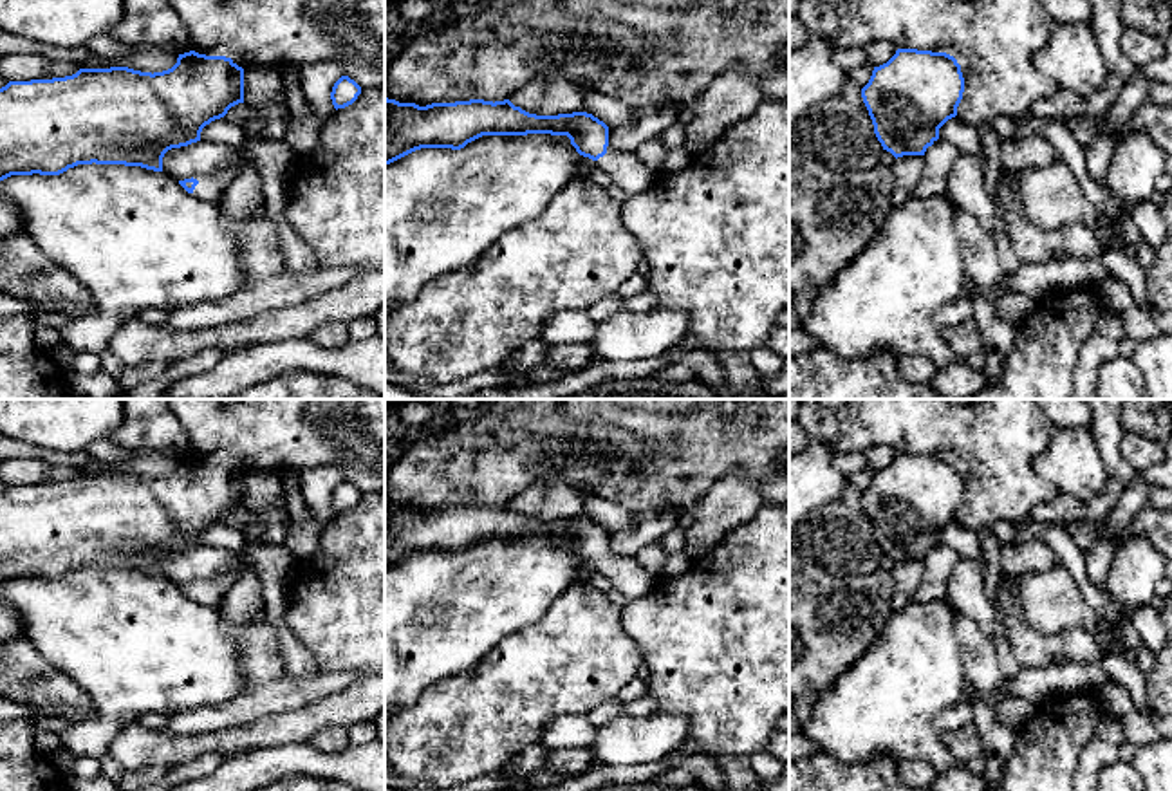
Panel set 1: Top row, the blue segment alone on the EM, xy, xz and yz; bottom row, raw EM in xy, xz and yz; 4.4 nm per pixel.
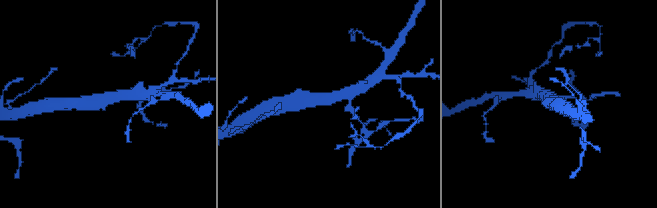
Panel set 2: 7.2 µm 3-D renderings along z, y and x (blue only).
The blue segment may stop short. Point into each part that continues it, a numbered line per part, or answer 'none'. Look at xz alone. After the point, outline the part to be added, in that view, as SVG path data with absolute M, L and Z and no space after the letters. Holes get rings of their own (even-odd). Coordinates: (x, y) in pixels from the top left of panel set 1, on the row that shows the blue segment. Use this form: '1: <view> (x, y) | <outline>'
1: xz (625, 170) | M607 146L607 154L596 161L596 166L628 197L645 193L657 177L634 152L618 152L612 146Z

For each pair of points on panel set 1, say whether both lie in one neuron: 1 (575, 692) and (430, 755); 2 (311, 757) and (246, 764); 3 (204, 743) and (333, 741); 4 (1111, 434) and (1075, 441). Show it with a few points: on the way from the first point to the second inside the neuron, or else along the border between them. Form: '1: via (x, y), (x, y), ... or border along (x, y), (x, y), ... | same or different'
1: via (539, 692), (513, 692), (495, 710), (466, 726) | same
2: via (295, 759), (262, 764) | same
3: border along (347, 728), (324, 726), (309, 741) | different
4: border along (1089, 428), (1109, 477) | different

